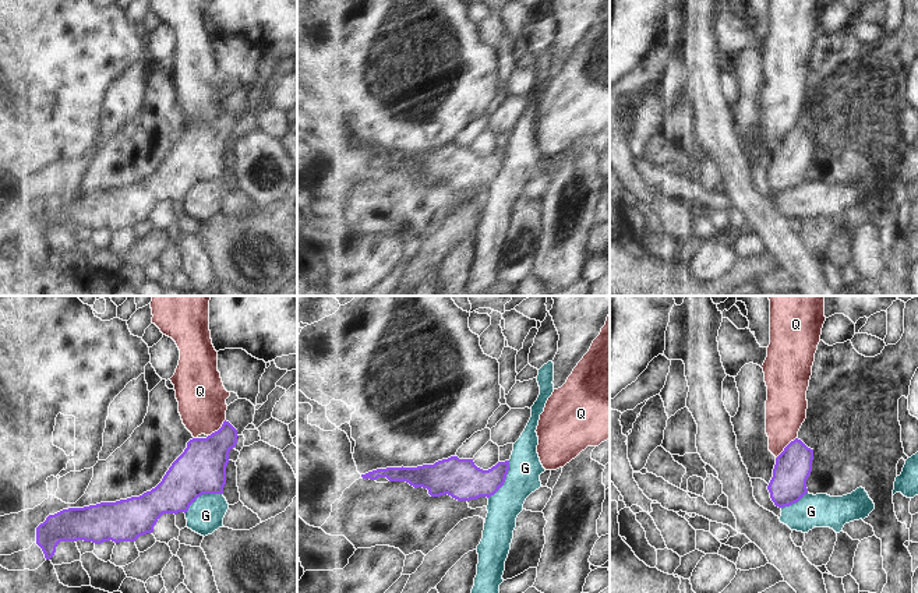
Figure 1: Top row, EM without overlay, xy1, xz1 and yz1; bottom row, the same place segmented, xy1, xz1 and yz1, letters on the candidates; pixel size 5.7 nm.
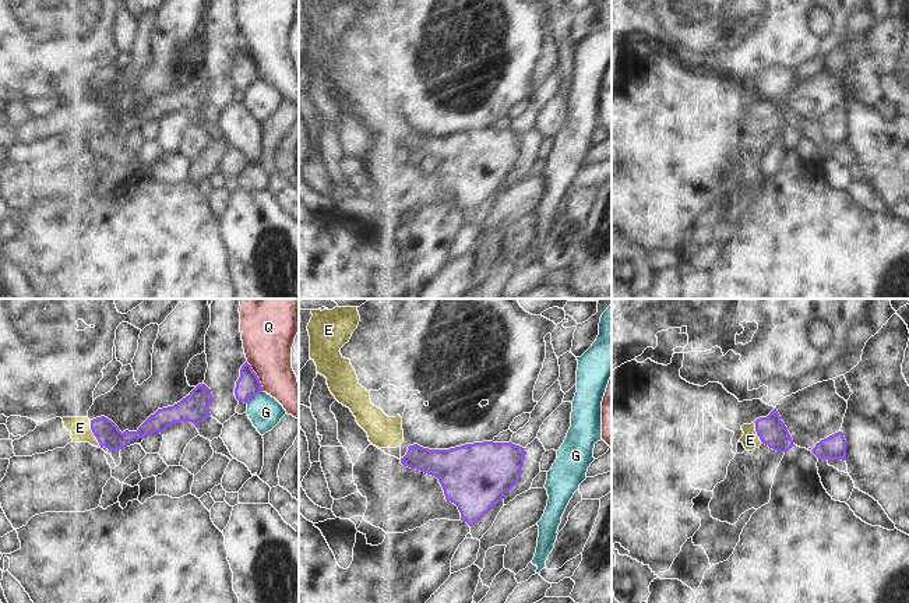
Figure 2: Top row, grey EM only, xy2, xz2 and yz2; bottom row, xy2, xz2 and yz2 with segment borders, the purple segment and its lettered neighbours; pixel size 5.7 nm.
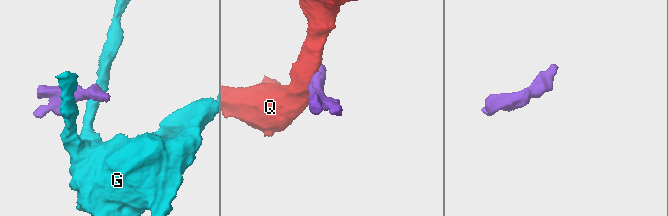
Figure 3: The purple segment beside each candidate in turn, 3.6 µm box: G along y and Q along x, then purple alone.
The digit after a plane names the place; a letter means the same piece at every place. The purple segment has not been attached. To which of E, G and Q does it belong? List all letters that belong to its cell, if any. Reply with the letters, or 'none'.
E

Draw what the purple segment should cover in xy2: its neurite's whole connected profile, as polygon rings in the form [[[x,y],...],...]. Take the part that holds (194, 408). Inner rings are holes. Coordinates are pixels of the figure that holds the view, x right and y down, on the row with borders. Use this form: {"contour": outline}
{"contour": [[[198,384],[186,398],[173,406],[158,409],[137,431],[120,431],[119,427],[105,416],[89,420],[88,417],[63,417],[64,427],[71,433],[73,442],[89,442],[109,451],[123,449],[134,438],[161,433],[176,423],[191,422],[195,427],[209,417],[209,406],[214,402],[211,389]]]}

